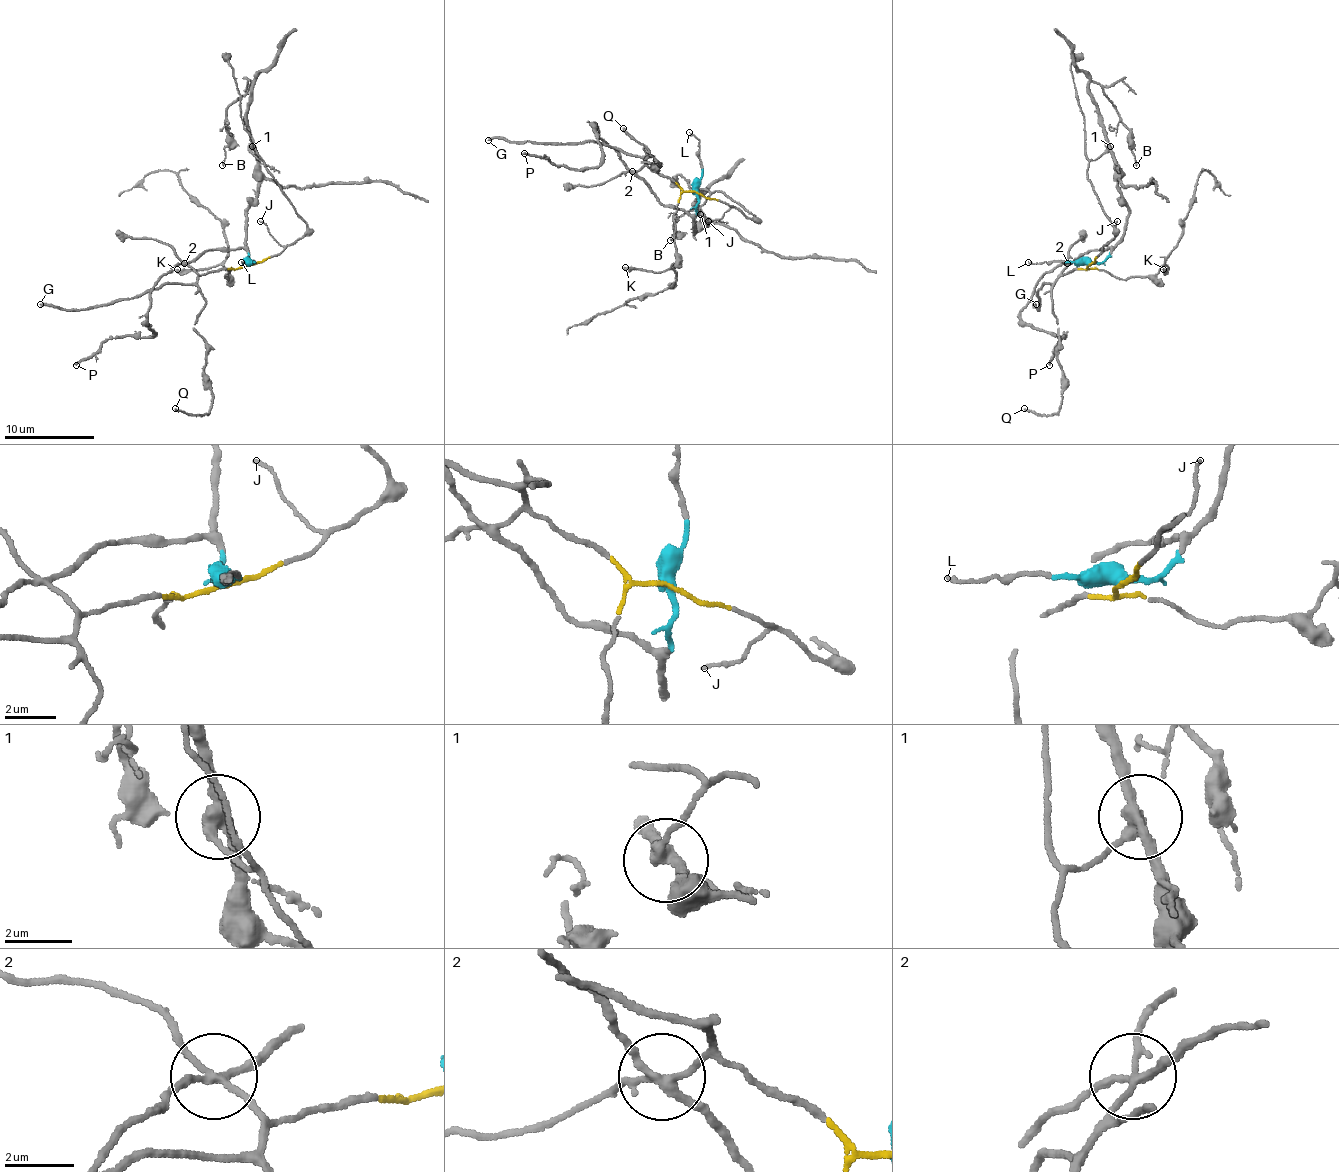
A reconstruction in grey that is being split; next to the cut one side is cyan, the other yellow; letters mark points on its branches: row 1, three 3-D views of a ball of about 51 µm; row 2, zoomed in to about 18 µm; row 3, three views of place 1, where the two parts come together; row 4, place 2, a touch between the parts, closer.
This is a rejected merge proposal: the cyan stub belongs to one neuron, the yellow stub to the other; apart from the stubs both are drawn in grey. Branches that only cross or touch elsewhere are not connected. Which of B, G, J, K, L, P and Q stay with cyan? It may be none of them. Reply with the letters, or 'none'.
B, L, P

